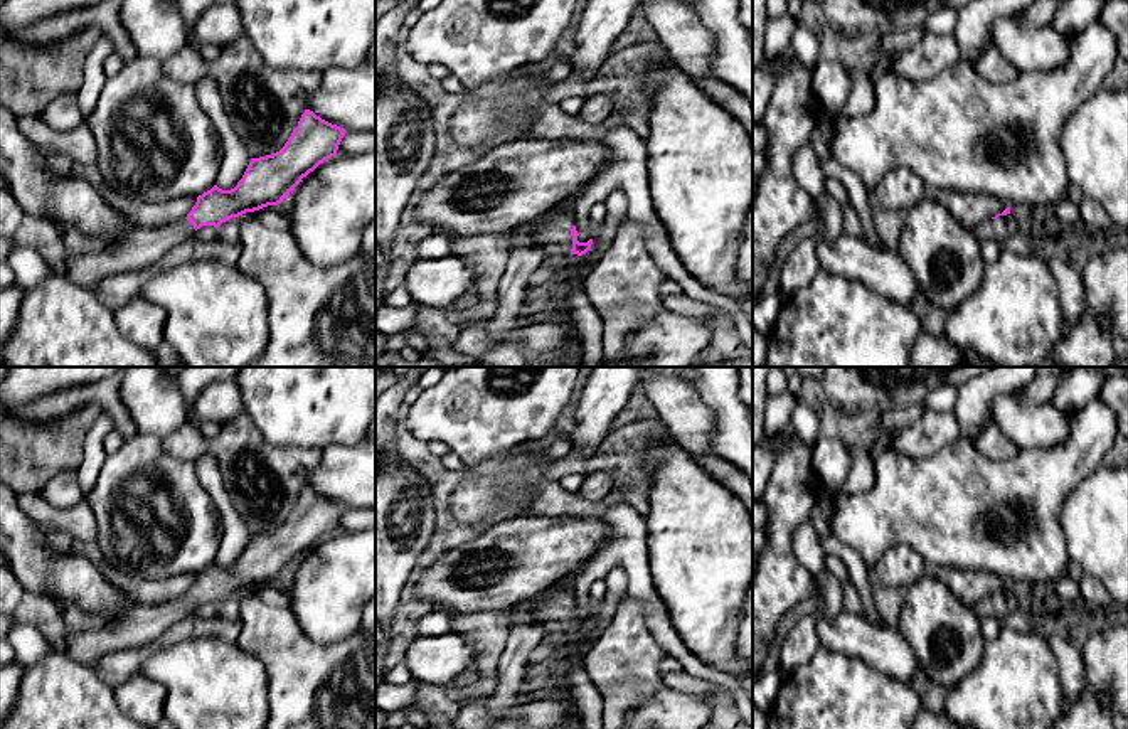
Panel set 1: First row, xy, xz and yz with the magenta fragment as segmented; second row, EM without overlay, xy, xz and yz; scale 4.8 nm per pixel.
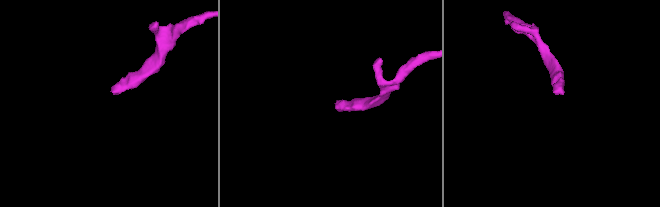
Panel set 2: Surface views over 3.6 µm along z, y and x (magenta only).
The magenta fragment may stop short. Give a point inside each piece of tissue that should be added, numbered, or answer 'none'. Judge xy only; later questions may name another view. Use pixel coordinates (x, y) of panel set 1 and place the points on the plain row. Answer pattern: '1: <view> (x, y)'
1: xy (140, 625)

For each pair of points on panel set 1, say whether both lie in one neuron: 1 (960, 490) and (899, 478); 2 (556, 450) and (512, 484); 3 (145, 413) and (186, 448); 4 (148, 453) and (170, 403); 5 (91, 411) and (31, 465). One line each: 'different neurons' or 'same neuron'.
1: same neuron
2: different neurons
3: different neurons
4: different neurons
5: same neuron

